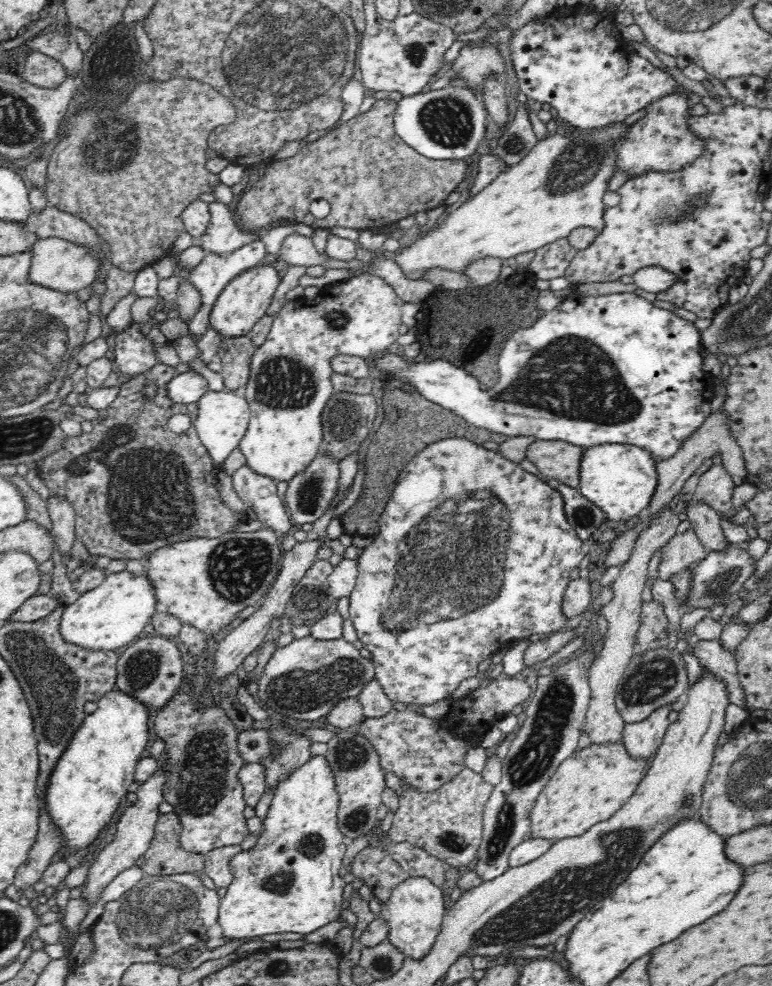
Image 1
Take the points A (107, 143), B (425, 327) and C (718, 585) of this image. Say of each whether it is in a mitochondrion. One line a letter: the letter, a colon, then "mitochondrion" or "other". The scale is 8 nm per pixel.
A: mitochondrion
B: other
C: mitochondrion

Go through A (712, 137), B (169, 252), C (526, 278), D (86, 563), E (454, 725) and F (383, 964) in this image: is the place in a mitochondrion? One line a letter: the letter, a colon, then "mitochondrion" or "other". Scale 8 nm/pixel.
A: other
B: other
C: other
D: other
E: other
F: mitochondrion

